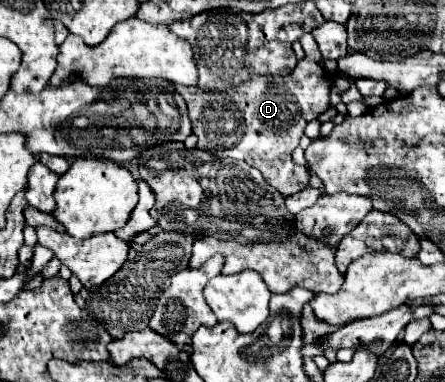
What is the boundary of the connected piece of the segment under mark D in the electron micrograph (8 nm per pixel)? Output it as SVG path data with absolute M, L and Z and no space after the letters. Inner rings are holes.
M303 33L299 41L307 57L301 59L287 77L249 79L247 83L221 93L175 85L177 93L181 93L187 103L193 133L199 137L197 149L217 157L241 159L251 167L257 167L265 181L285 197L309 187L311 173L293 163L291 151L299 145L305 125L329 109L329 77L319 65L321 55L315 37Z

